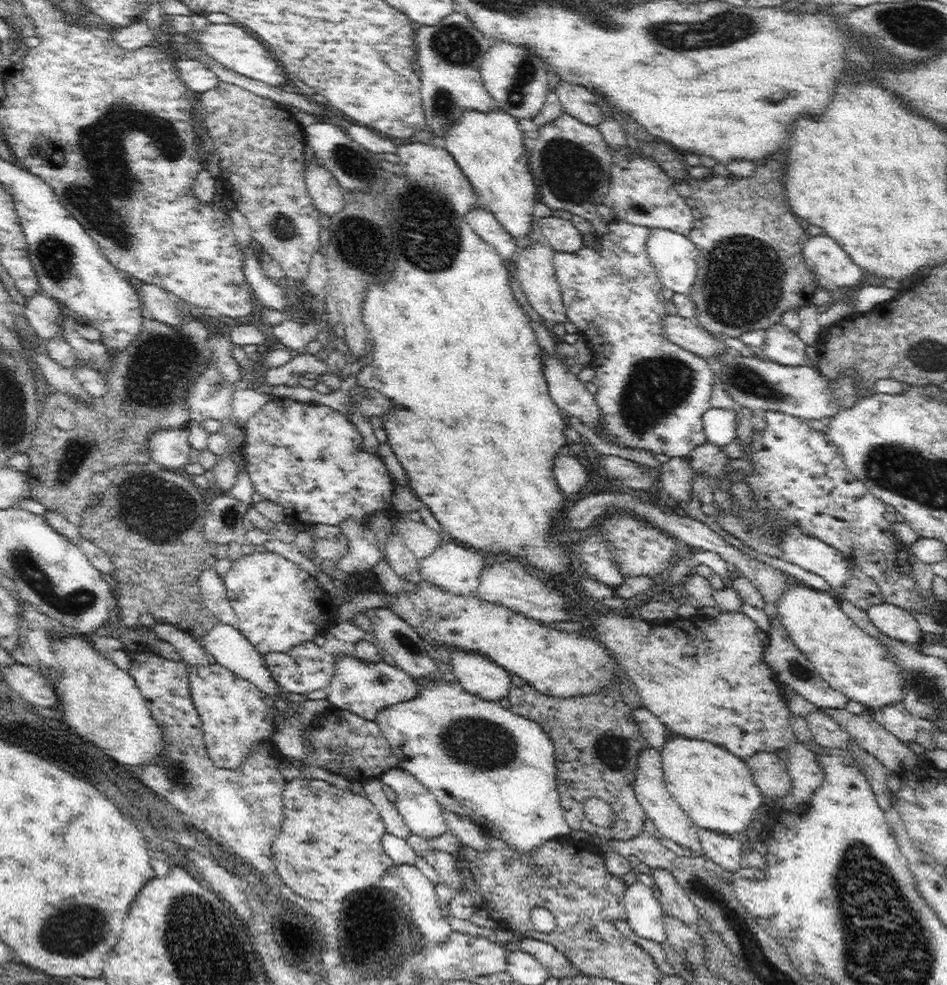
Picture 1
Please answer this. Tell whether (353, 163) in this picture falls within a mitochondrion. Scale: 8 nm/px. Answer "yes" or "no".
yes

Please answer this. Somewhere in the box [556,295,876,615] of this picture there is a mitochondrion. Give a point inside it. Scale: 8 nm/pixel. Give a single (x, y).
(656, 387)

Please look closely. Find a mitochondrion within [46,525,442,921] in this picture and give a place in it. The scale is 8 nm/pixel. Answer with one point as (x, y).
(175, 768)

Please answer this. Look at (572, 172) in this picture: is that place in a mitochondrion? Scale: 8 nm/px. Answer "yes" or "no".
yes

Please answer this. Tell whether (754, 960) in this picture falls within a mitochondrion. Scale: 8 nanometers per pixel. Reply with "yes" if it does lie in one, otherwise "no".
yes

